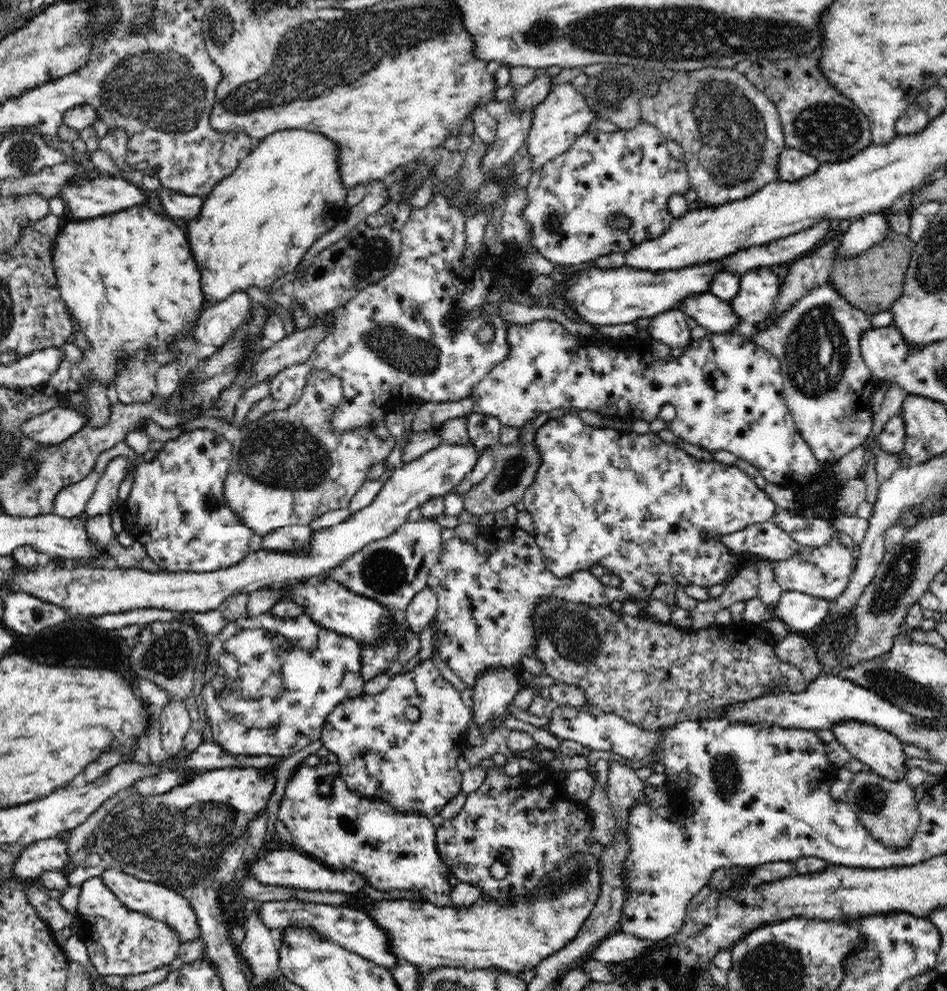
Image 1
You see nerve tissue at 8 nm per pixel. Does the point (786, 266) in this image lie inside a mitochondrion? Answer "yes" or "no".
no

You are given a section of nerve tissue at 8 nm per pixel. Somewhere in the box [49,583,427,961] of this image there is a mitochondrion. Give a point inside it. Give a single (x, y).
(179, 846)

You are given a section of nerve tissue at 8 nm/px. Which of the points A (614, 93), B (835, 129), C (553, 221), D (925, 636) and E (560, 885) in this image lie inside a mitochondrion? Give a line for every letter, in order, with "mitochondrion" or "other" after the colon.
A: mitochondrion
B: mitochondrion
C: mitochondrion
D: other
E: mitochondrion

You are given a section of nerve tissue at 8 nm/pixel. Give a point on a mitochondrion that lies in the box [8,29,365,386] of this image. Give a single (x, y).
(158, 87)

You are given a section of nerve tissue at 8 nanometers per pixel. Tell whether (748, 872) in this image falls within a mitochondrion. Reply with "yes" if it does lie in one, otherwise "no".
no

